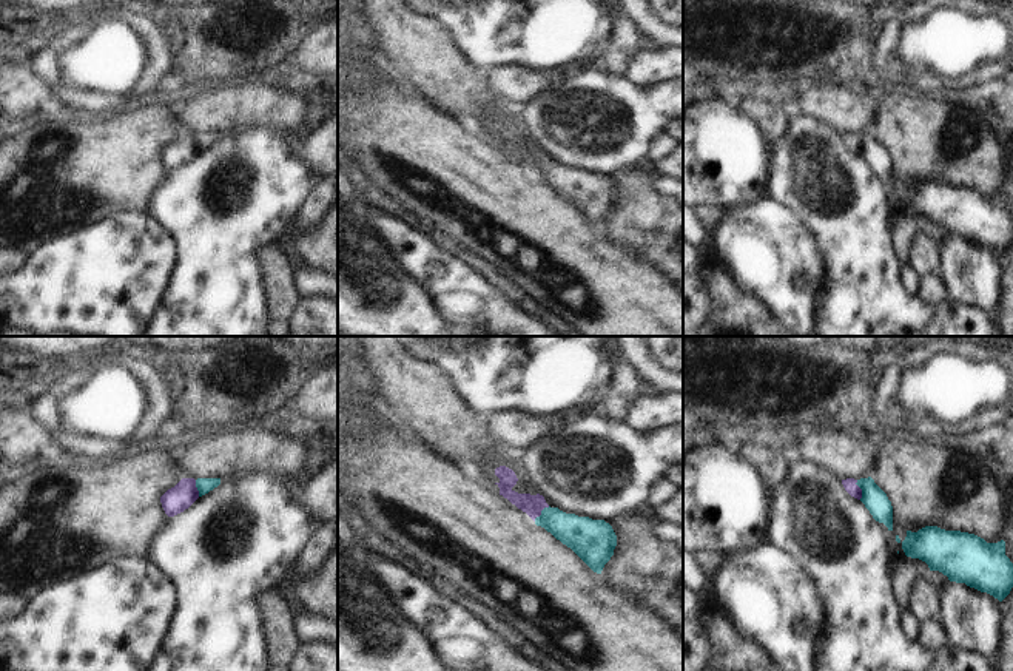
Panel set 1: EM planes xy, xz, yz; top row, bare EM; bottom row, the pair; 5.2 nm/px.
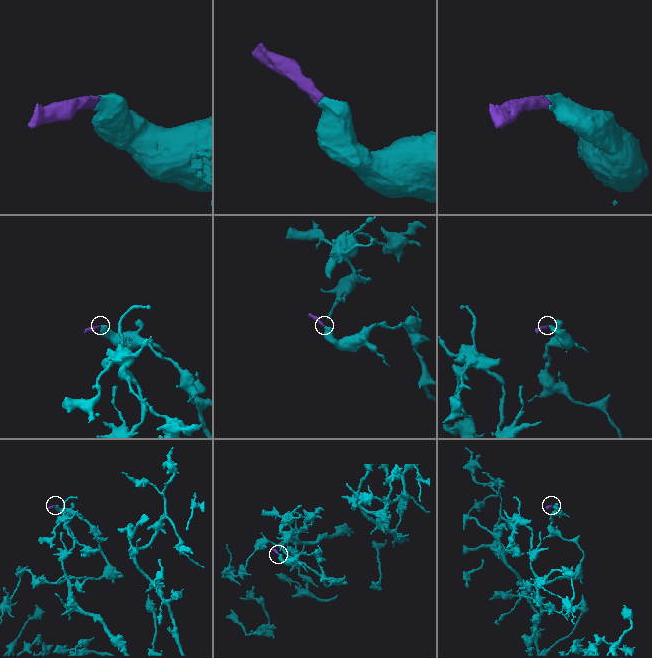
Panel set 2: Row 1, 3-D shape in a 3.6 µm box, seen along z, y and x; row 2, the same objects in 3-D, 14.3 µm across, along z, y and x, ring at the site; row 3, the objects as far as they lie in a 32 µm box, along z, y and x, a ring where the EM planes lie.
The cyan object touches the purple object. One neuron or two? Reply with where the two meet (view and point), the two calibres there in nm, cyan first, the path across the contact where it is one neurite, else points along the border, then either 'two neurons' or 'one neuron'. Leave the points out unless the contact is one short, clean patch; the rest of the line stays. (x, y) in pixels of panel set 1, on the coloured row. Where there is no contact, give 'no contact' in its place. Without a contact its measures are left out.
meets cyan in xz at (541, 512); 190 nm thick on the cyan side, 110 nm on the other; runs through xz (583, 536), (541, 512), (532, 505); one neuron

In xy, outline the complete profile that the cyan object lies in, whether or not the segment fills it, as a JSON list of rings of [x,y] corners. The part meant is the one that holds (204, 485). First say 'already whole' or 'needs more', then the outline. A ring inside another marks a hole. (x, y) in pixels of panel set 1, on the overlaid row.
needs more; [[[182,478],[160,497],[162,507],[168,517],[174,517],[219,484],[220,478]]]

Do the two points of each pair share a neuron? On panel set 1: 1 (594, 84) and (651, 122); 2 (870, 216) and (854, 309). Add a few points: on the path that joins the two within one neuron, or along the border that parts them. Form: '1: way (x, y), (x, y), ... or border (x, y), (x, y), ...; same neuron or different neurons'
1: way (608, 90), (623, 97), (637, 111); same neuron
2: way (859, 239), (859, 286); same neuron

